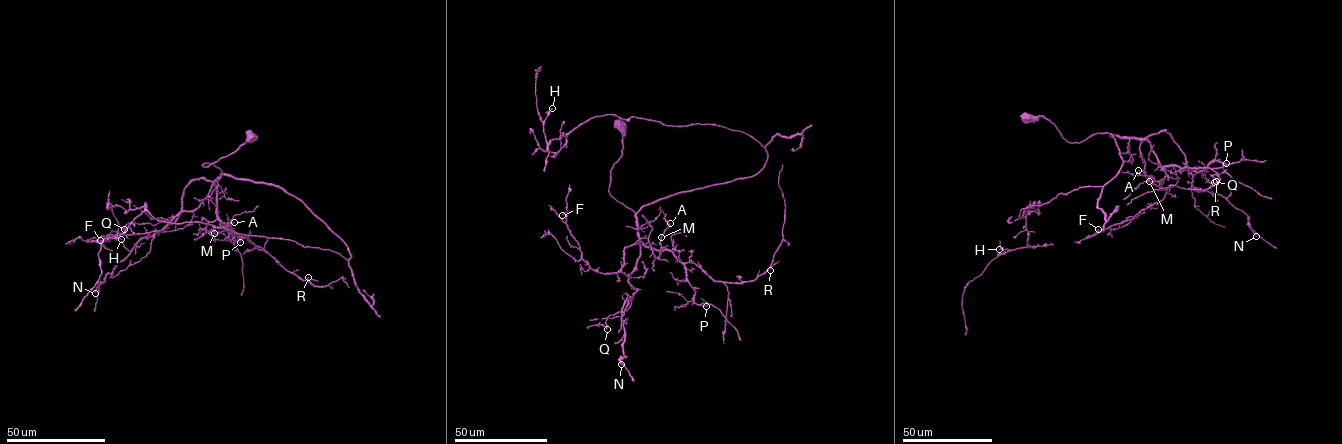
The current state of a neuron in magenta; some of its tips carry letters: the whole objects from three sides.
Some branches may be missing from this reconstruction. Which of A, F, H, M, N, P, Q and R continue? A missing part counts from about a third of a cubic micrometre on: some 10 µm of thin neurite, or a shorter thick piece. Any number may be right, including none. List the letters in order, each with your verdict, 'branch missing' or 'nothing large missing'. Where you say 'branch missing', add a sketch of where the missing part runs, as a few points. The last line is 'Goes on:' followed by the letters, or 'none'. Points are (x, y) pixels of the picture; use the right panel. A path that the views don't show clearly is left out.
A: nothing large missing
F: nothing large missing
H: nothing large missing
M: nothing large missing
N: nothing large missing
P: branch missing | (1226, 163), (1251, 184)
Q: nothing large missing
R: nothing large missing
Goes on: P

